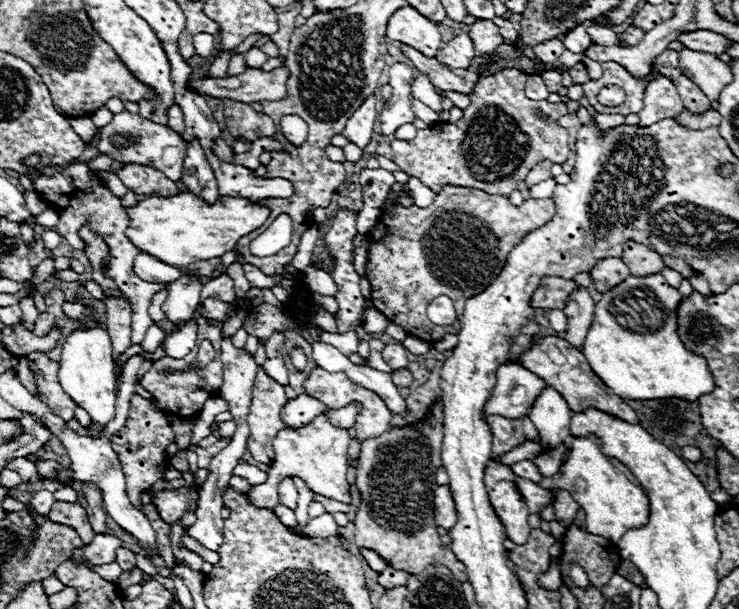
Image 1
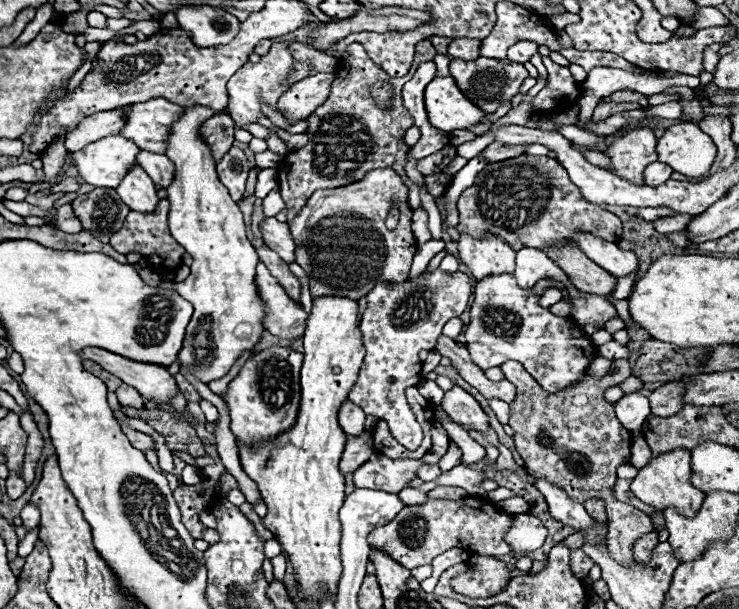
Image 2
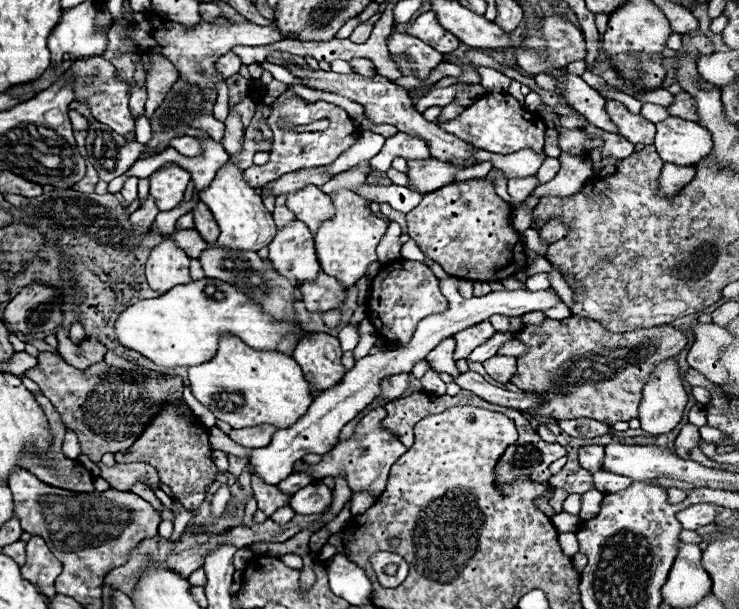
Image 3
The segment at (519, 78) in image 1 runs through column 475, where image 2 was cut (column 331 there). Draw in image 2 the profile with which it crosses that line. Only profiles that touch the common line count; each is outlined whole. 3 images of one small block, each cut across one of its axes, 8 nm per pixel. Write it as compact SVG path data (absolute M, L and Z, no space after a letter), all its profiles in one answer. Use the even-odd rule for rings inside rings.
M420 40L416 44L416 56L414 56L412 68L407 75L396 78L388 76L378 64L374 64L360 42L352 42L346 48L346 62L350 72L344 72L344 78L334 80L328 100L314 110L314 116L310 116L310 124L306 130L310 134L310 142L304 148L288 154L282 166L278 166L278 182L280 182L278 188L286 202L286 208L300 212L314 190L338 188L342 184L350 184L354 180L360 180L368 170L386 168L386 166L394 168L402 176L402 180L406 180L406 186L410 188L410 196L408 196L410 206L422 208L420 186L414 184L404 170L408 160L406 158L408 146L402 142L402 138L404 138L404 132L414 122L412 122L412 116L402 106L400 90L415 74L418 64L422 60L434 60L434 54L436 54L434 46L428 40ZM380 80L386 80L392 86L394 96L392 96L390 110L382 110L376 104L376 100L370 96L370 88ZM354 118L362 126L354 126ZM340 160L346 160L346 162L340 162Z

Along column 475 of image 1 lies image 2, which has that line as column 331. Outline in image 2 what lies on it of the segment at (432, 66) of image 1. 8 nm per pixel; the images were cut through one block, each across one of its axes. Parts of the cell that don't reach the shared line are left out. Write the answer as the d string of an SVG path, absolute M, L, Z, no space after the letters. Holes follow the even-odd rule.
M332 72L332 74L314 74L294 82L286 92L286 96L282 96L282 100L278 102L278 108L286 112L284 118L288 122L308 118L330 96L330 86L334 78L336 74Z

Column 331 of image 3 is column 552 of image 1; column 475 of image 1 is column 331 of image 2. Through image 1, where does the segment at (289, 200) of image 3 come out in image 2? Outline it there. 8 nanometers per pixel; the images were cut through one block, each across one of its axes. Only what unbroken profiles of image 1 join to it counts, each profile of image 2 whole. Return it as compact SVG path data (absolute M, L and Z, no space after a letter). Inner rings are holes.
M376 168L354 184L314 192L290 224L290 234L296 242L296 262L310 280L312 300L320 296L360 300L380 282L406 282L418 250L410 222L408 186L392 168ZM394 196L400 200L400 220L394 230L388 230L384 220Z

